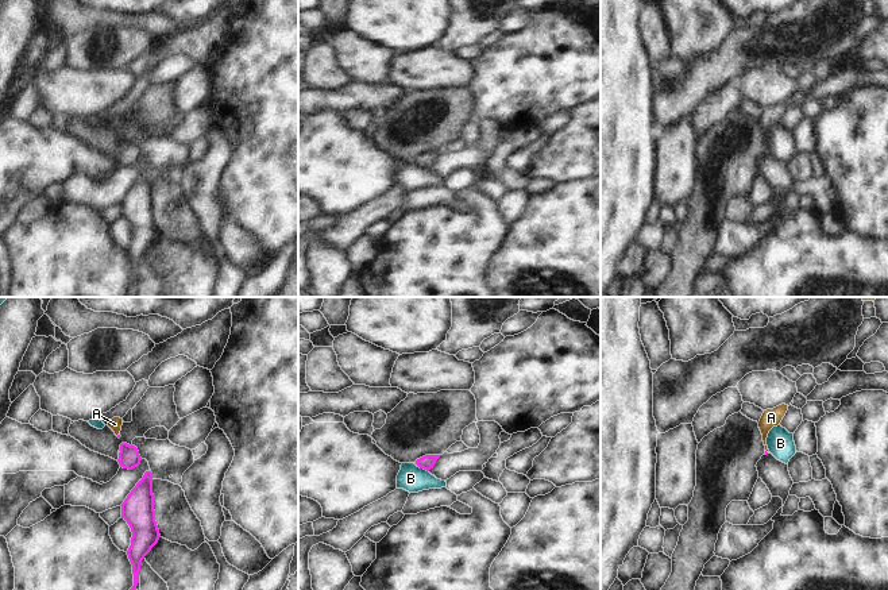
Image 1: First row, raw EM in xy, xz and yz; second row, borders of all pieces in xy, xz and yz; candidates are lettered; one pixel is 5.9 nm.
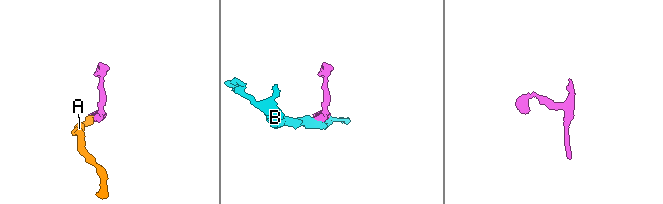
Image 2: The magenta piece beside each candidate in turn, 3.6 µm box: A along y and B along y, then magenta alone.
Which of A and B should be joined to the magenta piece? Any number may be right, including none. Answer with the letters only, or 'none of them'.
A.

